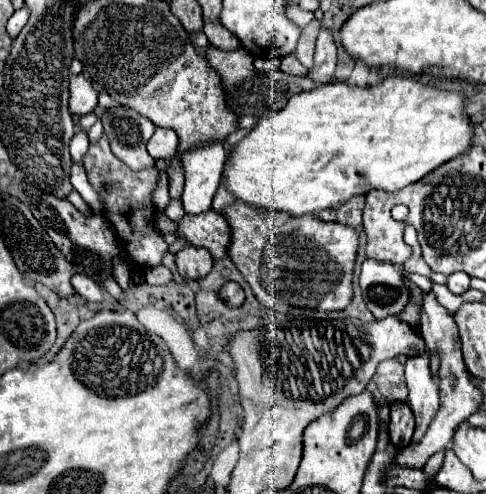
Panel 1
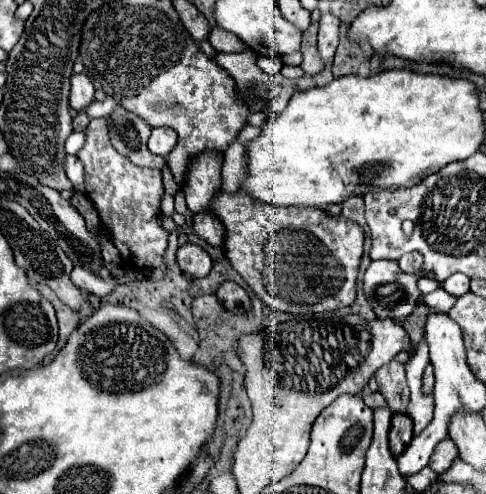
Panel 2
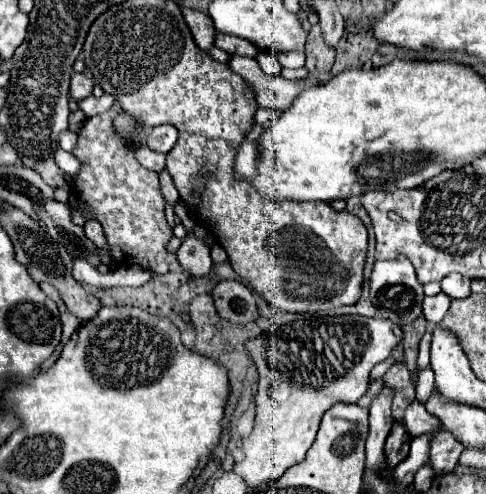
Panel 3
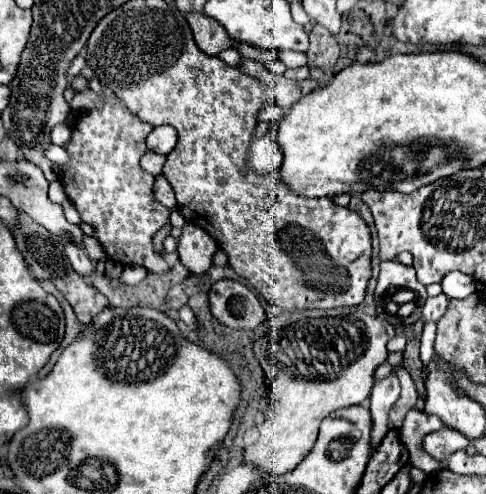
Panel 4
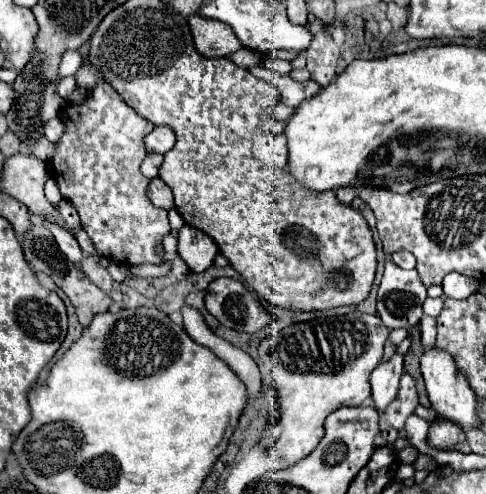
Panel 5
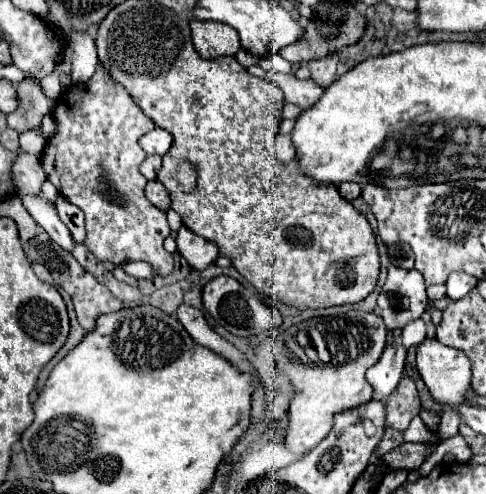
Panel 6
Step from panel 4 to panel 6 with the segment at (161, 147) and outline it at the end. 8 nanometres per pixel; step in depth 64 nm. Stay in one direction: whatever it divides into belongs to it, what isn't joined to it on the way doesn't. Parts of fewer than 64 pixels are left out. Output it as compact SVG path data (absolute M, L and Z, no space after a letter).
M154 128L150 132L146 132L142 138L140 138L140 146L146 154L160 154L164 156L170 146L172 146L172 134L162 130L162 128Z

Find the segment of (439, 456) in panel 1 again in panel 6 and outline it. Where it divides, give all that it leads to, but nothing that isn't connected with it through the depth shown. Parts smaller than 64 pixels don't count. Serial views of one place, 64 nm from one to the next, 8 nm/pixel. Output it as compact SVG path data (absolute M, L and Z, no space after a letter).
M444 408L442 412L442 420L440 420L440 436L442 438L450 438L458 434L458 424L460 424L460 416L456 414L454 408Z

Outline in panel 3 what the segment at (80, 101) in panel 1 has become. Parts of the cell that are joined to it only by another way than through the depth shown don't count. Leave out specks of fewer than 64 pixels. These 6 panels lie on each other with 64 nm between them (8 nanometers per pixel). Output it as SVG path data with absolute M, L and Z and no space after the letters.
M72 74L72 80L70 80L70 96L78 102L86 96L92 94L92 80L86 78L84 74Z

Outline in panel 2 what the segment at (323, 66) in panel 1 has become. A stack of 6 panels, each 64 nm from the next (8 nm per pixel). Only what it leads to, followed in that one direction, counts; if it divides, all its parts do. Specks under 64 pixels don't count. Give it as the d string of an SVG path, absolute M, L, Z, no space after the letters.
M322 12L320 16L320 34L318 34L318 52L324 58L326 66L332 64L336 46L340 38L340 18L336 18L332 12Z

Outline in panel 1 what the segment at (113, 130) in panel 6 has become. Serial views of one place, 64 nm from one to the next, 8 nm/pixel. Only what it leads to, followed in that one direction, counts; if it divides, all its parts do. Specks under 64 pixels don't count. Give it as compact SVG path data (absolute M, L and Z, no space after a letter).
M102 134L98 142L90 144L82 162L84 162L84 170L88 174L88 182L100 196L102 214L114 226L124 252L138 266L158 266L162 262L162 256L168 250L164 236L154 230L156 208L152 204L152 192L158 186L160 172L156 168L146 168L146 170L128 168L120 158L116 158L112 154L106 134Z

